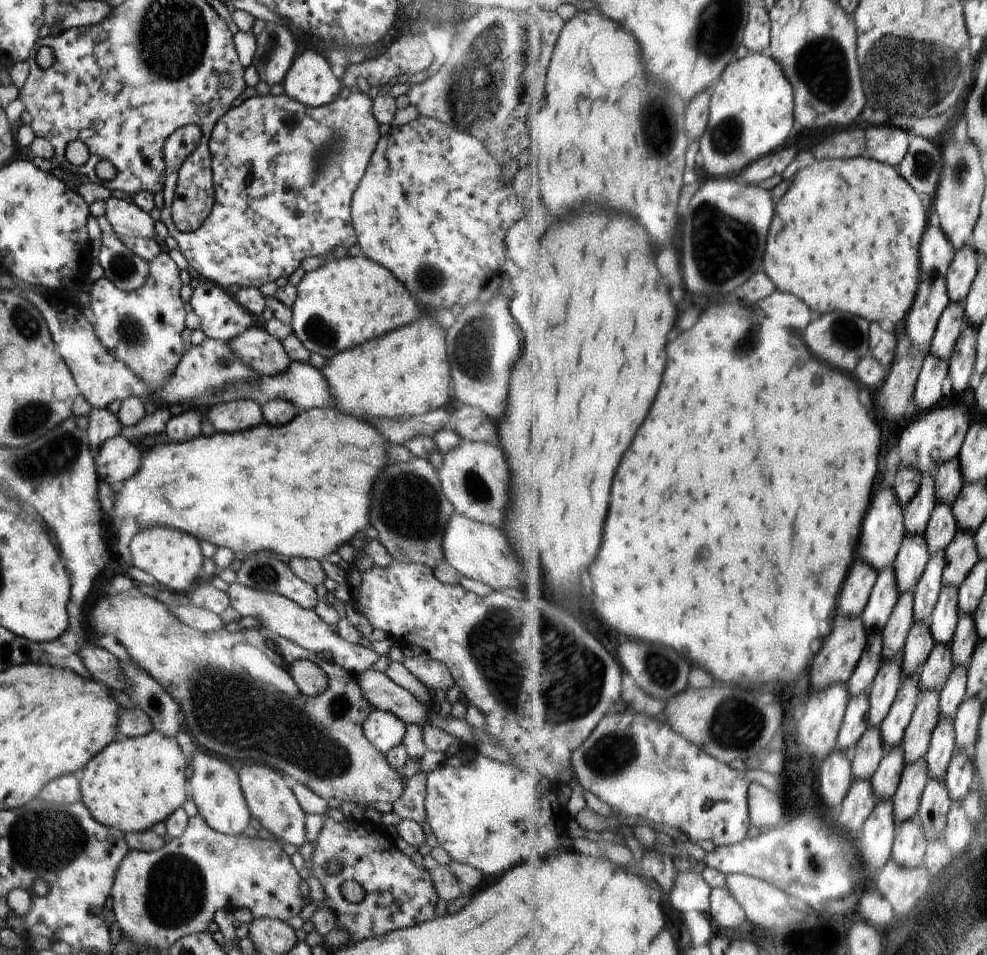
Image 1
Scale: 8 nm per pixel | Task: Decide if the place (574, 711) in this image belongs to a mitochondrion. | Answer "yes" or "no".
yes

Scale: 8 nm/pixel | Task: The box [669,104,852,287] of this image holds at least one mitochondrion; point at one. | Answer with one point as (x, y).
(727, 138)

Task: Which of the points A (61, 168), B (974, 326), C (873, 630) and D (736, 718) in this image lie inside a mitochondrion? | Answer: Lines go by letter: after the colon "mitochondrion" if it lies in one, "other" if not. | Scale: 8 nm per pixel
A: other
B: other
C: other
D: mitochondrion

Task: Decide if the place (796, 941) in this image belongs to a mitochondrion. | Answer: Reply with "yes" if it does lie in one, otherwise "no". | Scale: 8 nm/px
no

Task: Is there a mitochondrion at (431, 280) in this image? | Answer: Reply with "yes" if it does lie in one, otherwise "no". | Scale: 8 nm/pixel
yes

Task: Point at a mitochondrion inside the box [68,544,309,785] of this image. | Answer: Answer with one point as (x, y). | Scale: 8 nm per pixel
(209, 690)

